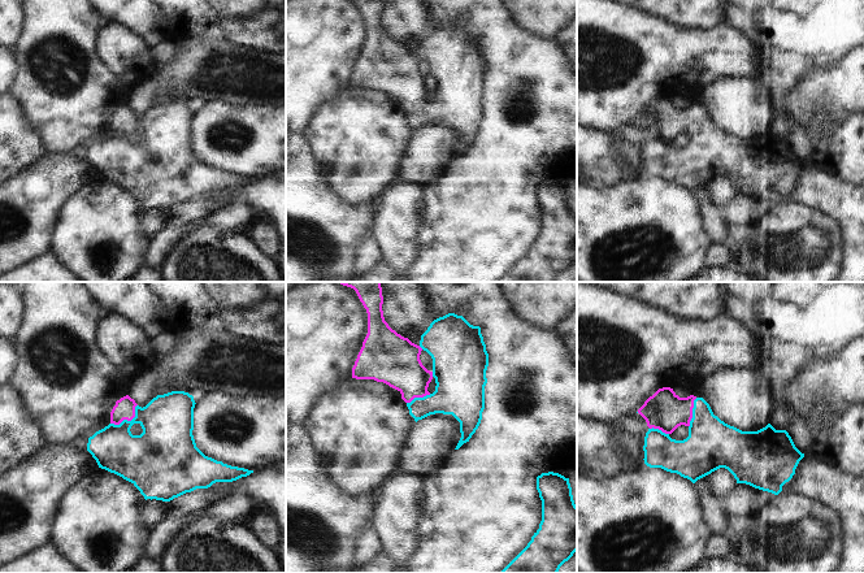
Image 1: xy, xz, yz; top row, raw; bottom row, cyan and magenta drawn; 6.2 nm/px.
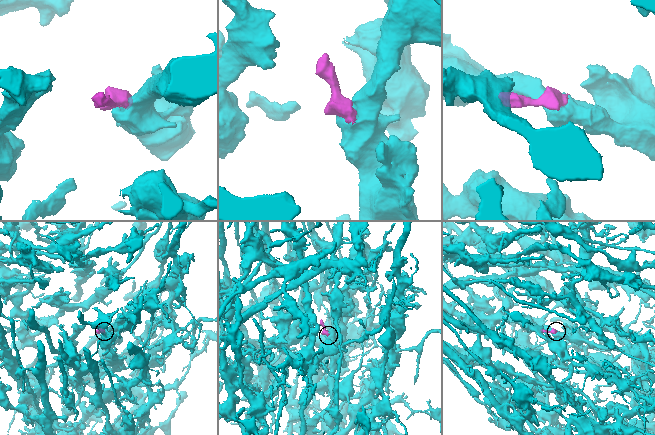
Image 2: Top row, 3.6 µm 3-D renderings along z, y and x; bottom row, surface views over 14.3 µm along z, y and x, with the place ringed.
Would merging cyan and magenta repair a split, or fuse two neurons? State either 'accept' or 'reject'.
accept

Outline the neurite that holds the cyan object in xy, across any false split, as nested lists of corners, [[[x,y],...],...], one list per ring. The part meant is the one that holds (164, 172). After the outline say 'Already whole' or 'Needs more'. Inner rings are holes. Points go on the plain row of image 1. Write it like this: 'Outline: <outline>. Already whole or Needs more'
Outline: [[[184,100],[157,104],[143,117],[126,104],[116,110],[110,133],[88,147],[87,160],[99,177],[131,191],[146,209],[170,210],[196,197],[208,197],[216,191],[233,191],[253,182],[208,166],[196,156],[192,144],[195,113],[194,105]],[[134,133],[142,135],[140,144],[131,143]]]. Needs more.

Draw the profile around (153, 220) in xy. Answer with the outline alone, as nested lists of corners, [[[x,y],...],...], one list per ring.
[[[147,208],[140,216],[140,222],[144,234],[153,239],[166,225],[169,221],[169,210]]]

